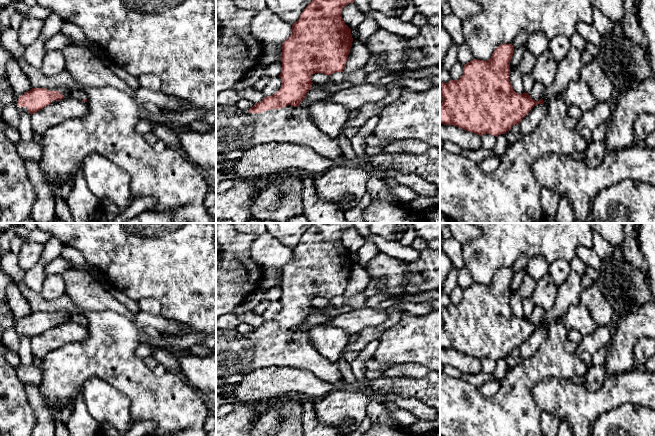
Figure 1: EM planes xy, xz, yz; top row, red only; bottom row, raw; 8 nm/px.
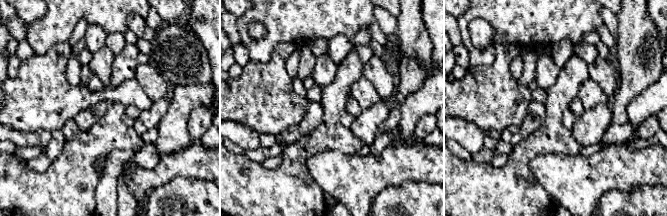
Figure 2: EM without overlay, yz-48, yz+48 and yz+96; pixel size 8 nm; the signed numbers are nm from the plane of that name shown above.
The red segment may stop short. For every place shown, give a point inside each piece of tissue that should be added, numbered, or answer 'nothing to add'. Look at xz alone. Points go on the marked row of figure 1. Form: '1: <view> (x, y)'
1: xz (235, 129)

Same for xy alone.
1: xy (67, 92)

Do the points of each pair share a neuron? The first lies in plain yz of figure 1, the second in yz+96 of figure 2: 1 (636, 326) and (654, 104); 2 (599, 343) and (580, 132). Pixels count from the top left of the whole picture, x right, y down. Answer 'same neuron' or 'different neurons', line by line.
1: same neuron
2: same neuron

